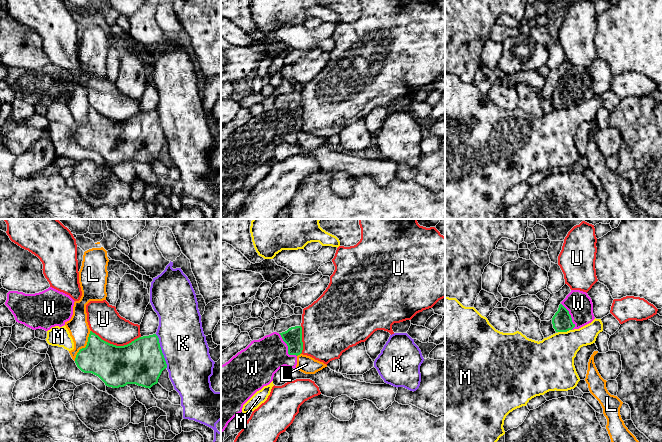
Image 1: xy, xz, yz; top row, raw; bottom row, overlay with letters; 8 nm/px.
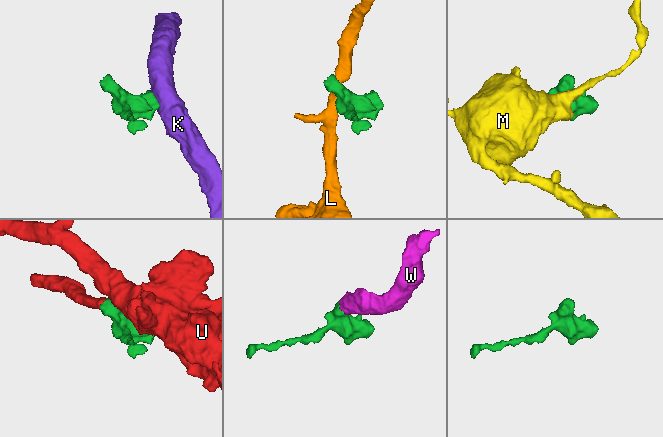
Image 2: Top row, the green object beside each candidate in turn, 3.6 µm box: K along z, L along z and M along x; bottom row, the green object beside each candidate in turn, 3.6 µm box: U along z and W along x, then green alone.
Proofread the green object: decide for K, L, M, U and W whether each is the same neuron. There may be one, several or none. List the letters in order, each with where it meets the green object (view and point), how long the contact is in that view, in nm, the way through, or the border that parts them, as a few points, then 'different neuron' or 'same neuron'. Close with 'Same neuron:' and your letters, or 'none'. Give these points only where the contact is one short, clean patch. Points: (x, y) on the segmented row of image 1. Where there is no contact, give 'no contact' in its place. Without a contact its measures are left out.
K: xy (161, 351) | 280 nm | along xy (155, 334), (159, 340), (159, 346), (167, 367) | different neuron
L: xy (86, 346) | 280 nm | along xy (90, 330), (87, 344), (79, 350), (74, 360) | different neuron
M: yz (564, 331) | 110 nm | different neuron
U: xy (115, 345) | 400 nm | different neuron
W: xz (288, 347) | 240 nm | across xz (292, 337), (288, 347), (275, 350), (261, 359) | same neuron
Same neuron: W

